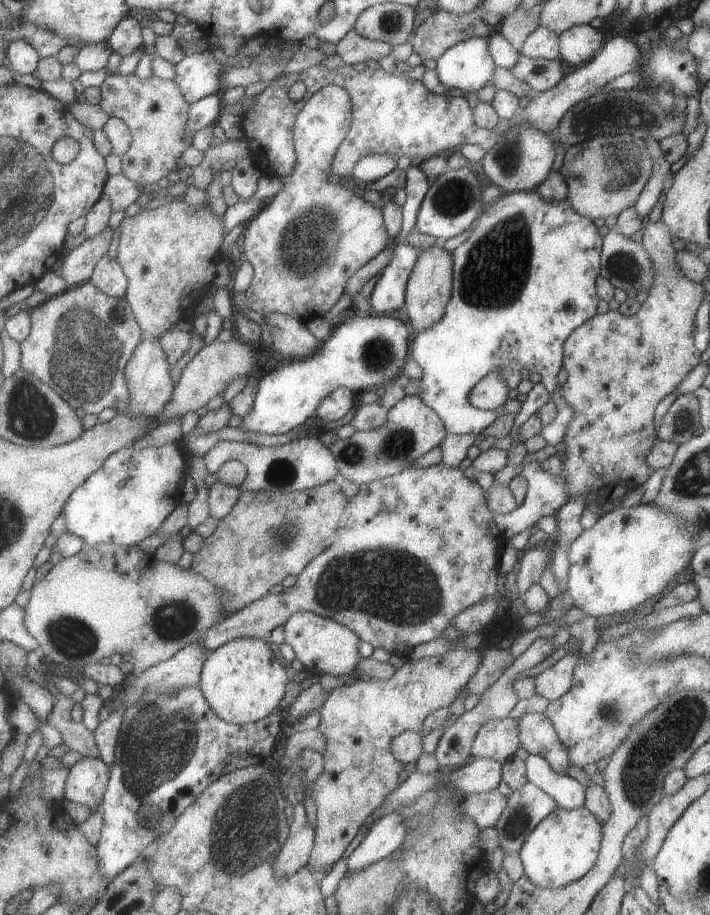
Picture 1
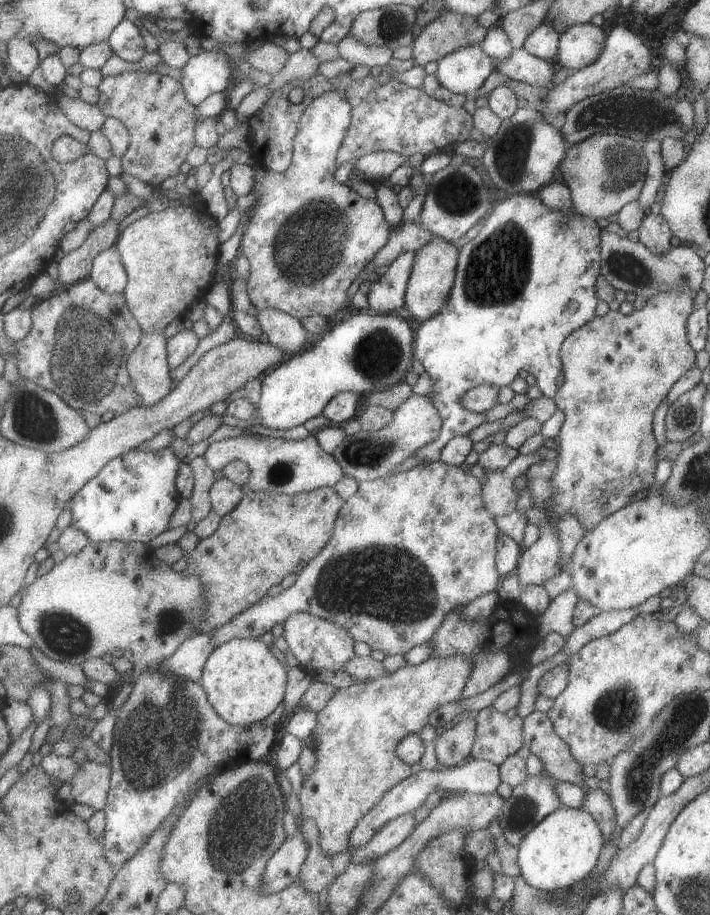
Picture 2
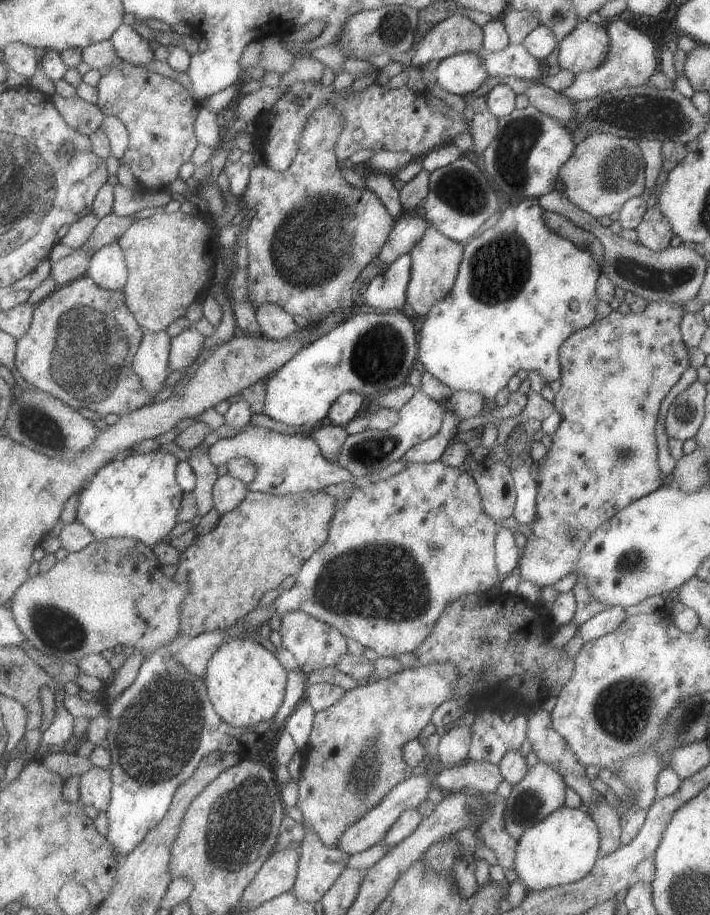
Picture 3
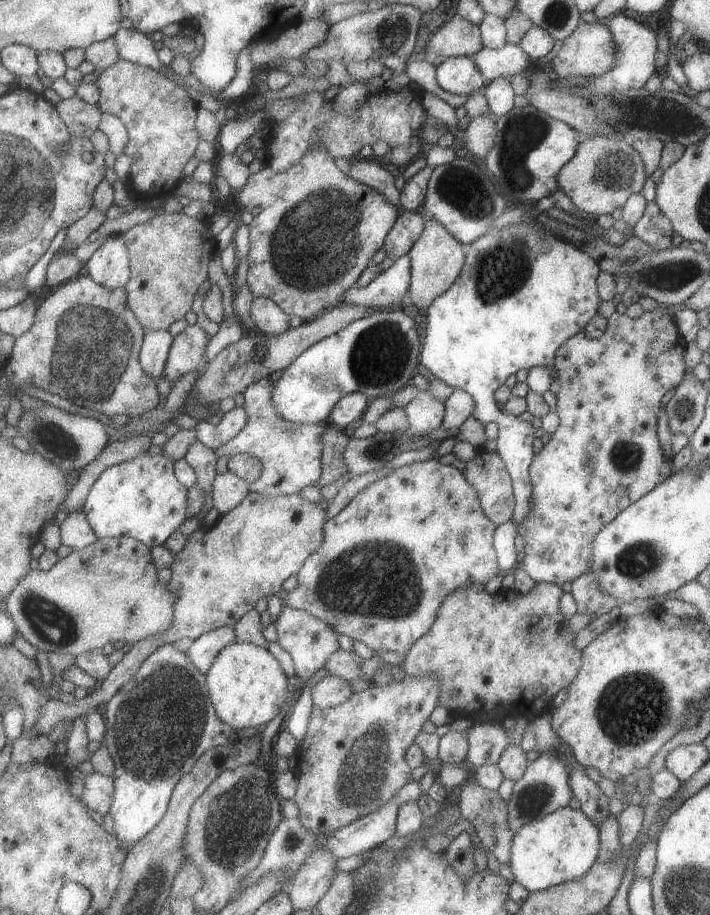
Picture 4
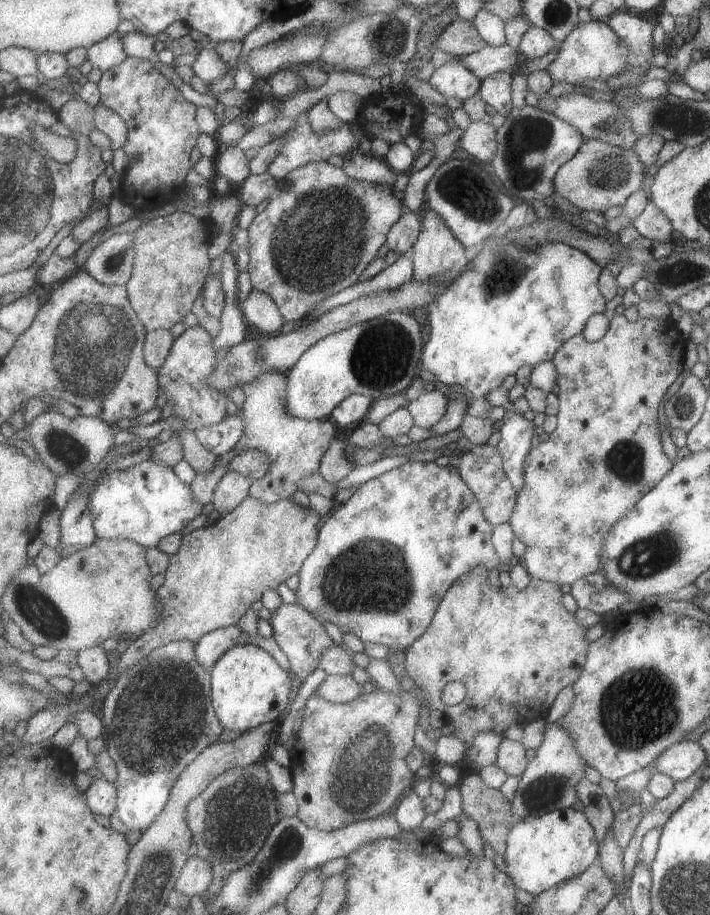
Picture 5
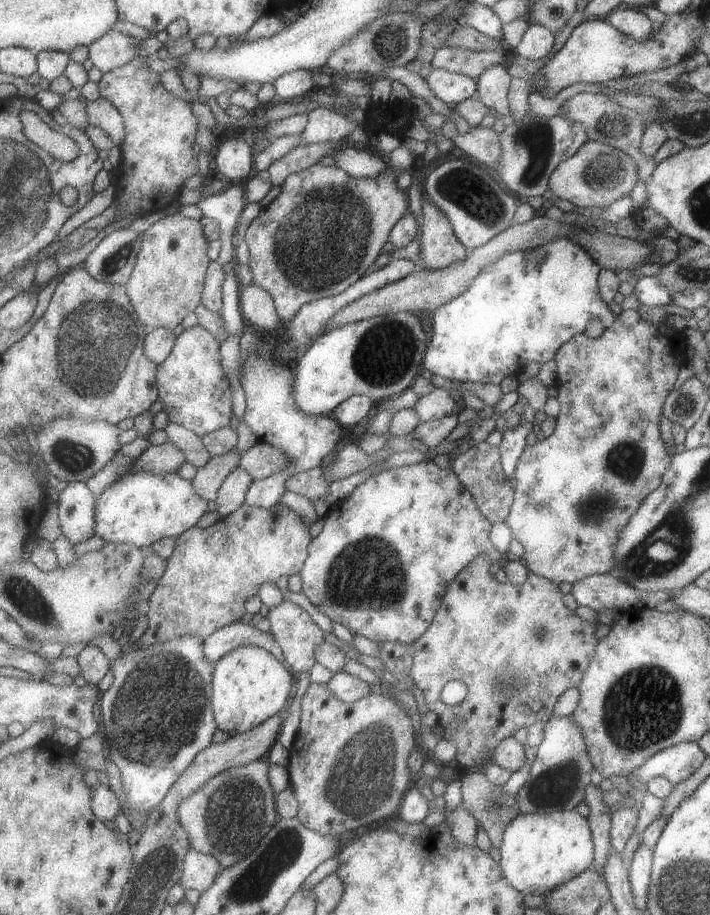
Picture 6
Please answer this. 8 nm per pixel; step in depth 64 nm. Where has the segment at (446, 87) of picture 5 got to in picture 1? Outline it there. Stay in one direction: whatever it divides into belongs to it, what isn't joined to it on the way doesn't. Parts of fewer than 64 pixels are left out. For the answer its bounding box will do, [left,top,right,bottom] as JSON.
[438,38,498,94]

